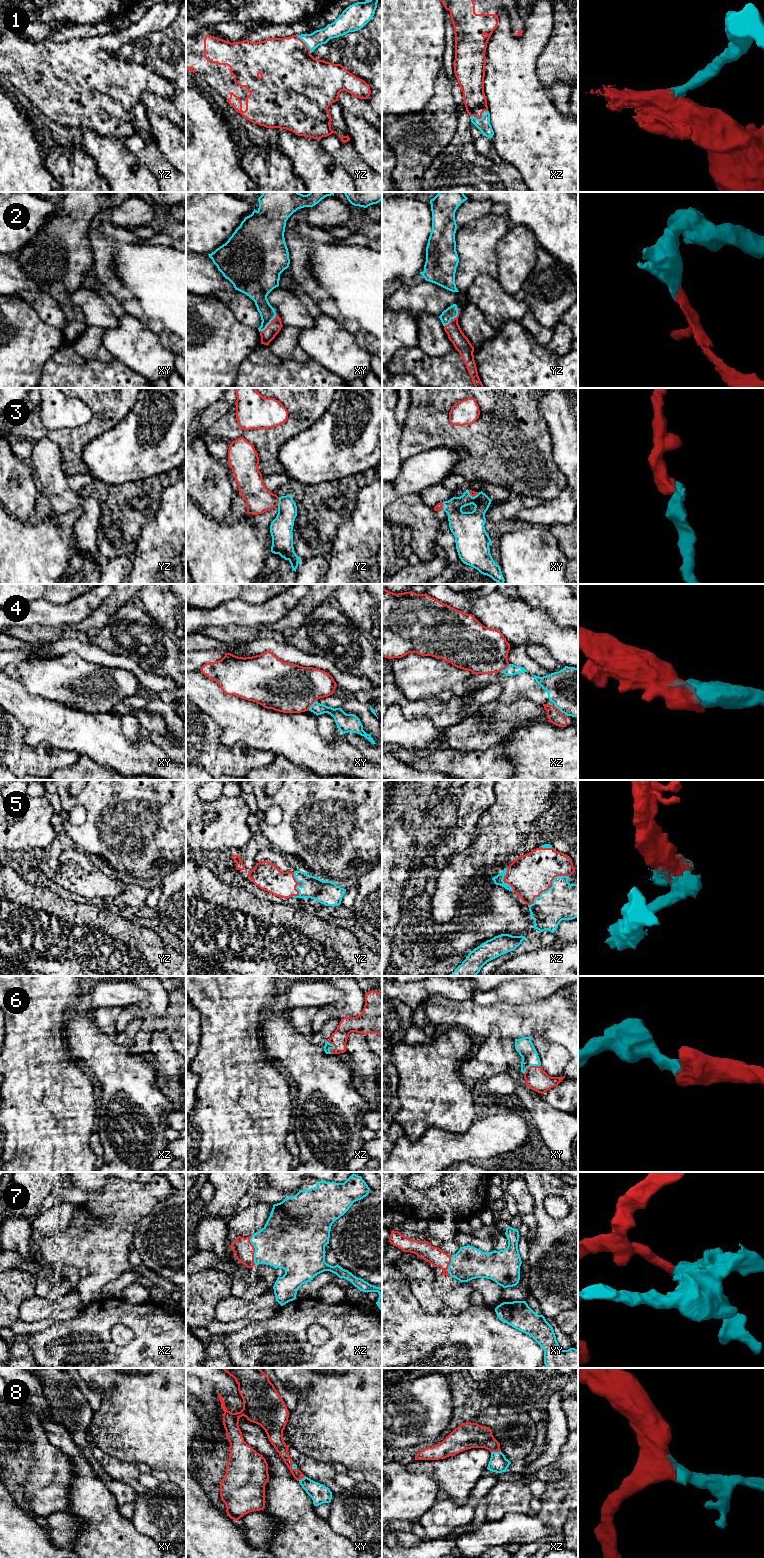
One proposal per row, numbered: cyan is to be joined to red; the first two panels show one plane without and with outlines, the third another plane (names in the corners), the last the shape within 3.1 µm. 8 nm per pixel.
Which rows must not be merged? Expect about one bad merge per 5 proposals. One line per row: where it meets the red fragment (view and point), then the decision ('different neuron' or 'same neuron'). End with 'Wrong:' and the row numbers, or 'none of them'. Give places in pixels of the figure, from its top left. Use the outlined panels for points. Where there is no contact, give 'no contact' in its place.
1: contact xz (480, 118); same neuron
2: contact yz (454, 318); same neuron
3: contact yz (278, 501); same neuron
4: contact xy (311, 704); different neuron
5: contact xz (549, 887); same neuron
6: contact xy (531, 1066); same neuron
7: contact xz (254, 1250); same neuron
8: contact xz (495, 1451); same neuron
Wrong: 4

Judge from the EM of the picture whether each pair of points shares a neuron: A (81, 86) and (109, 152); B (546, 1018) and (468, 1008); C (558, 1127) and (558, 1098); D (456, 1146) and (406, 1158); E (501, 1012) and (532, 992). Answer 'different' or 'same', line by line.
A: different
B: same
C: different
D: same
E: different

